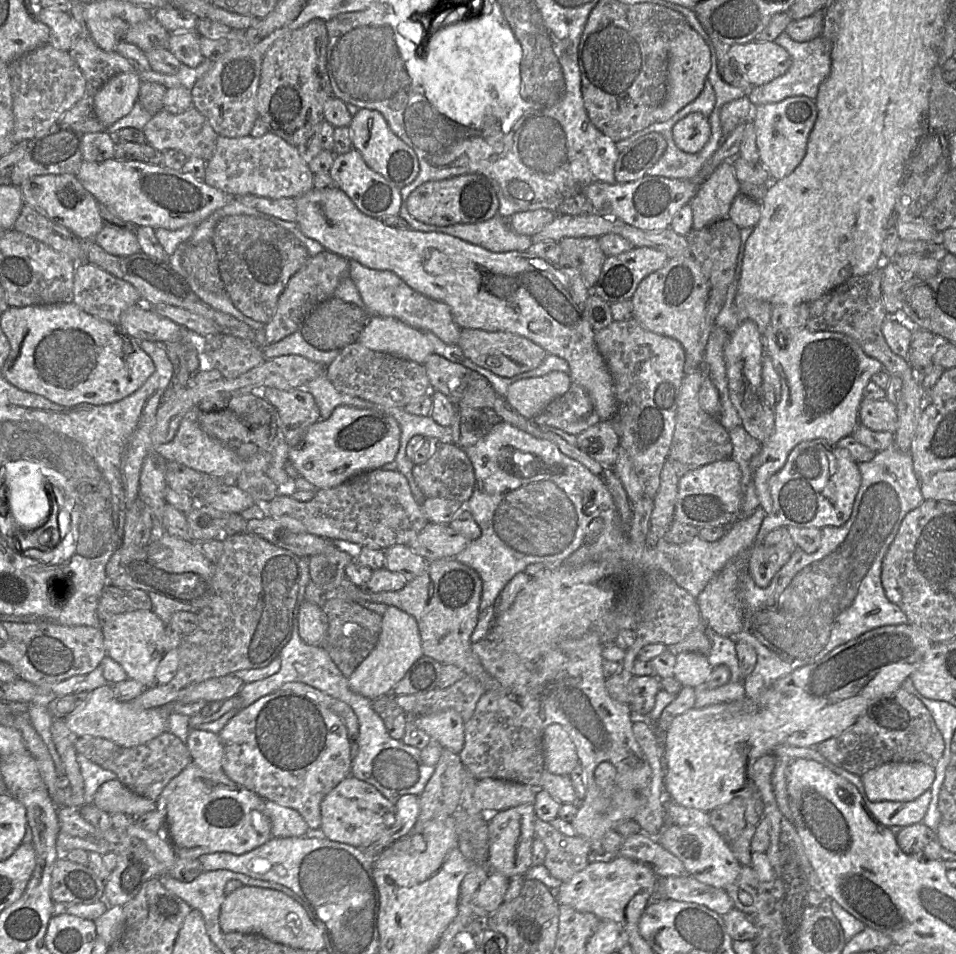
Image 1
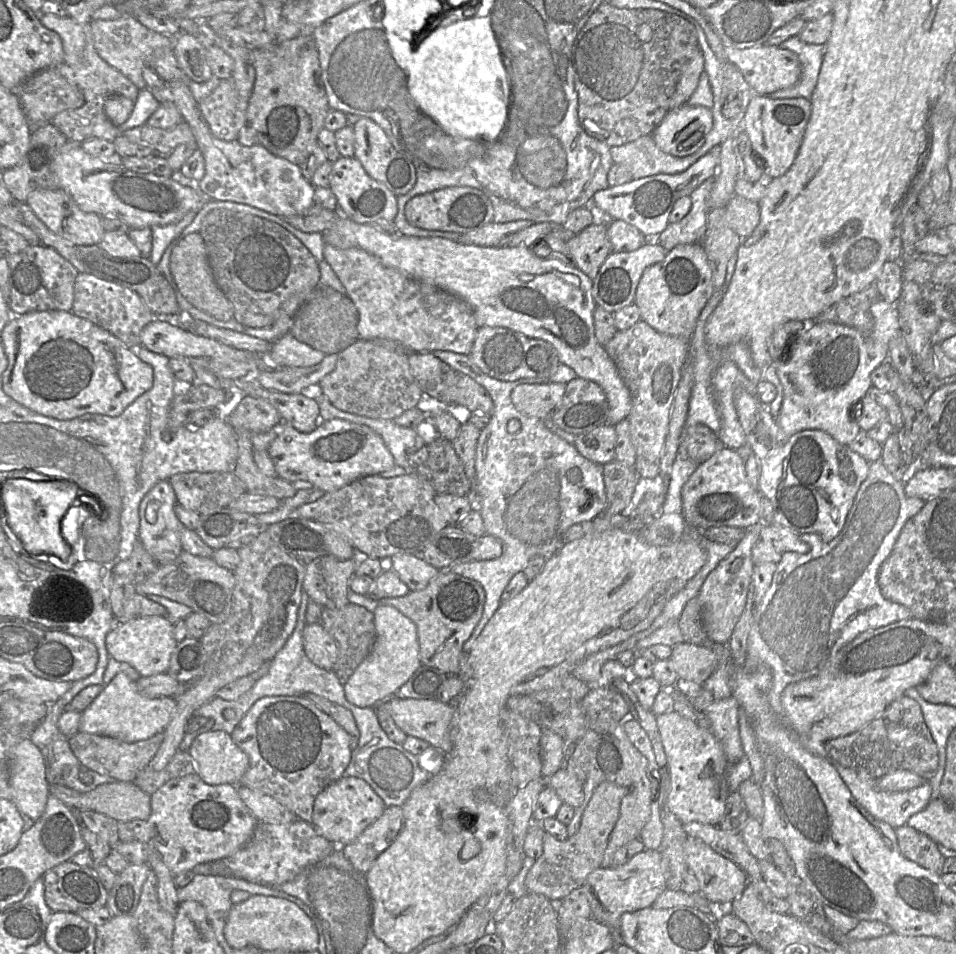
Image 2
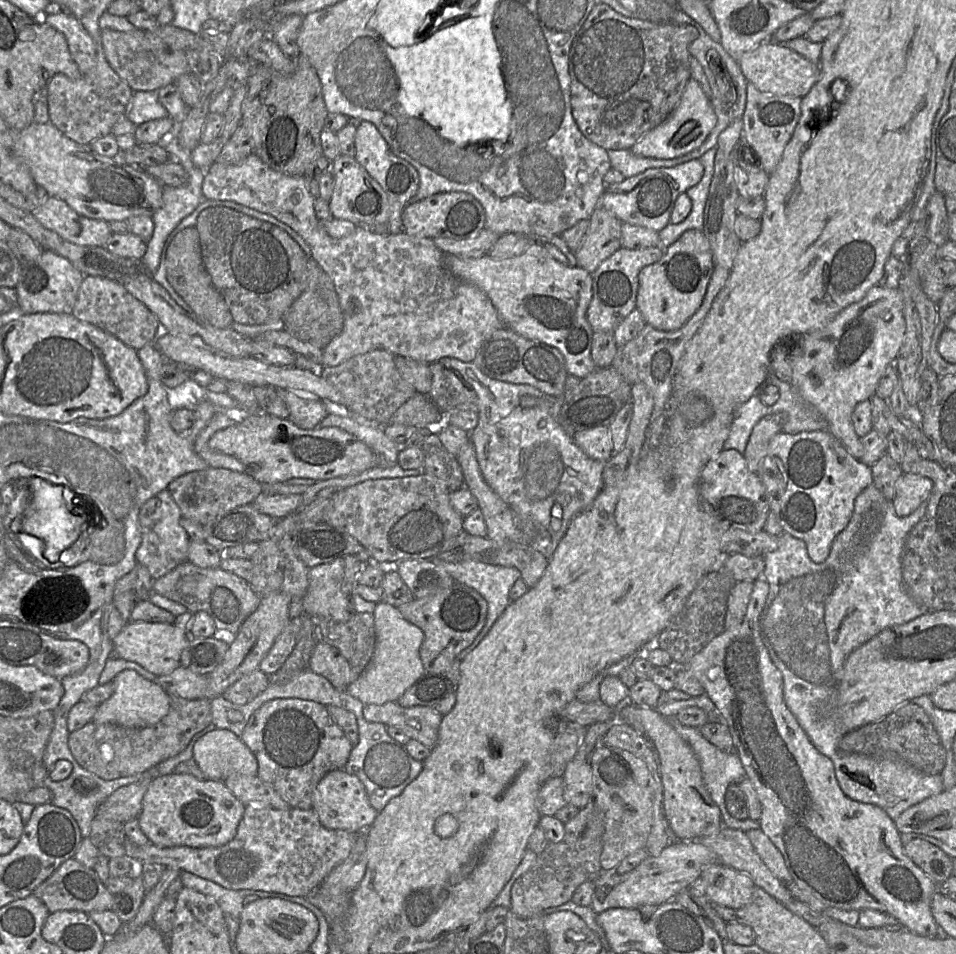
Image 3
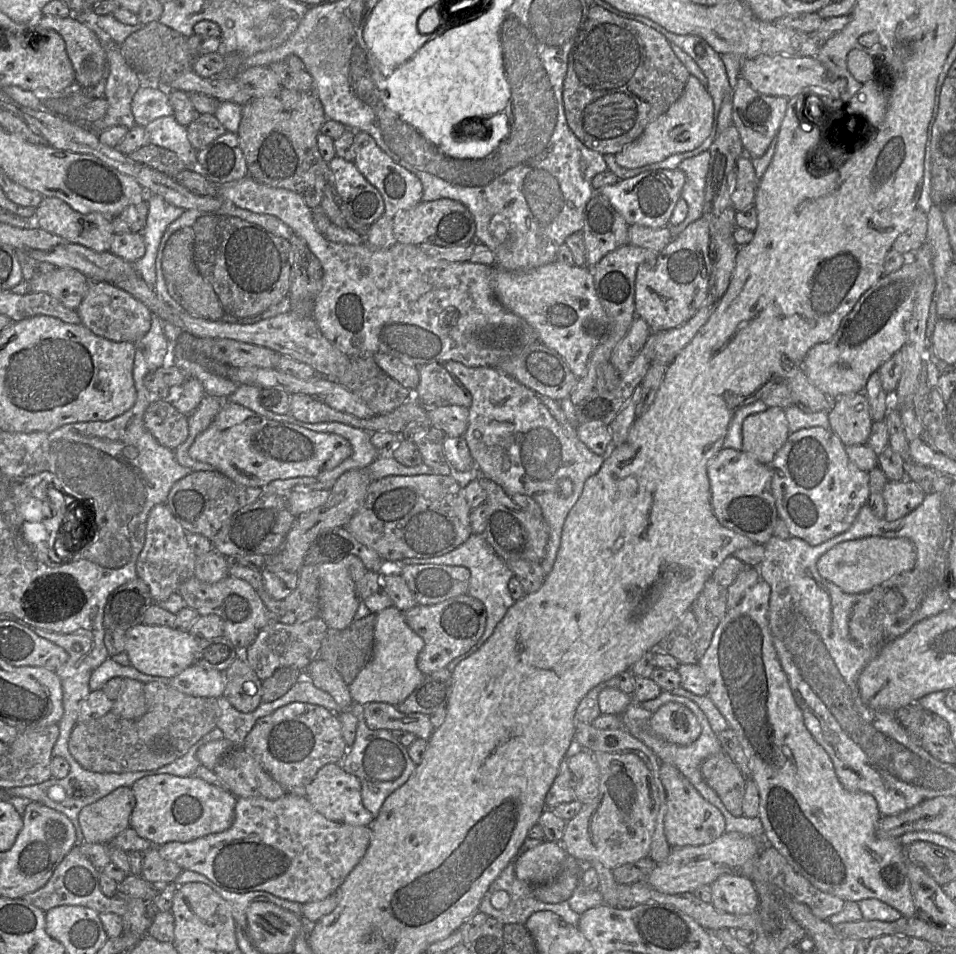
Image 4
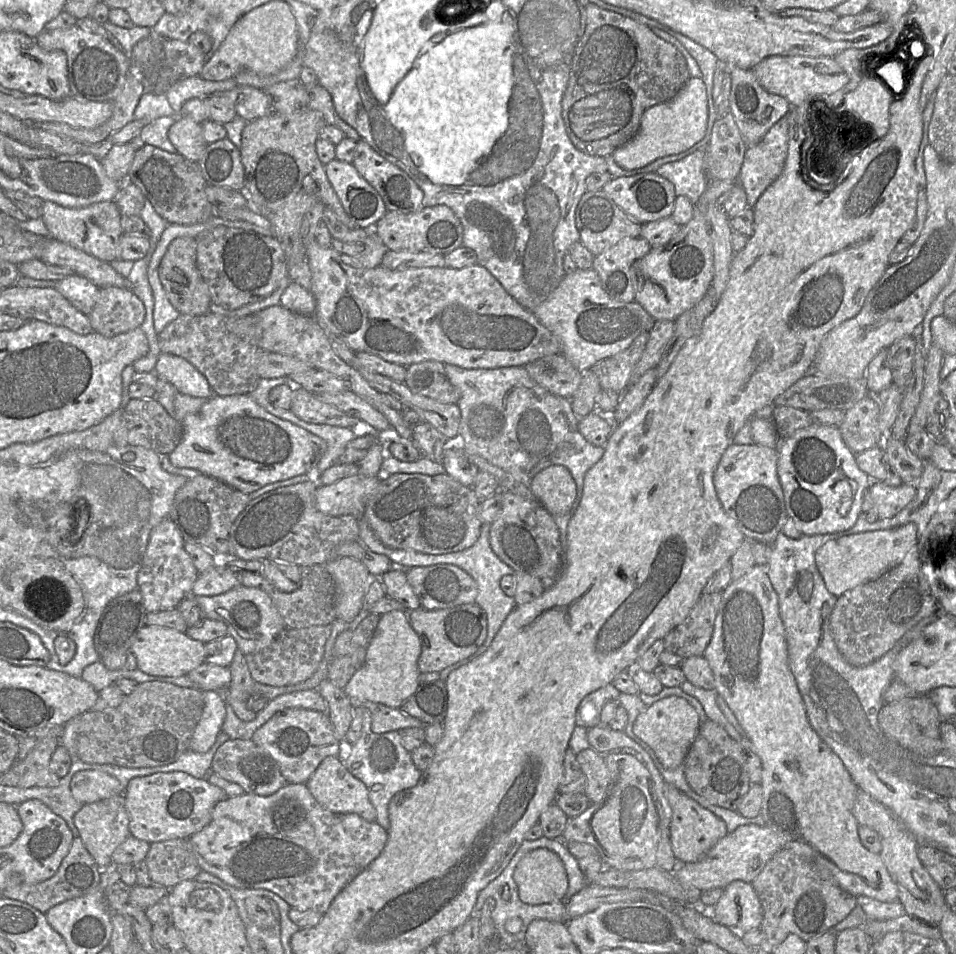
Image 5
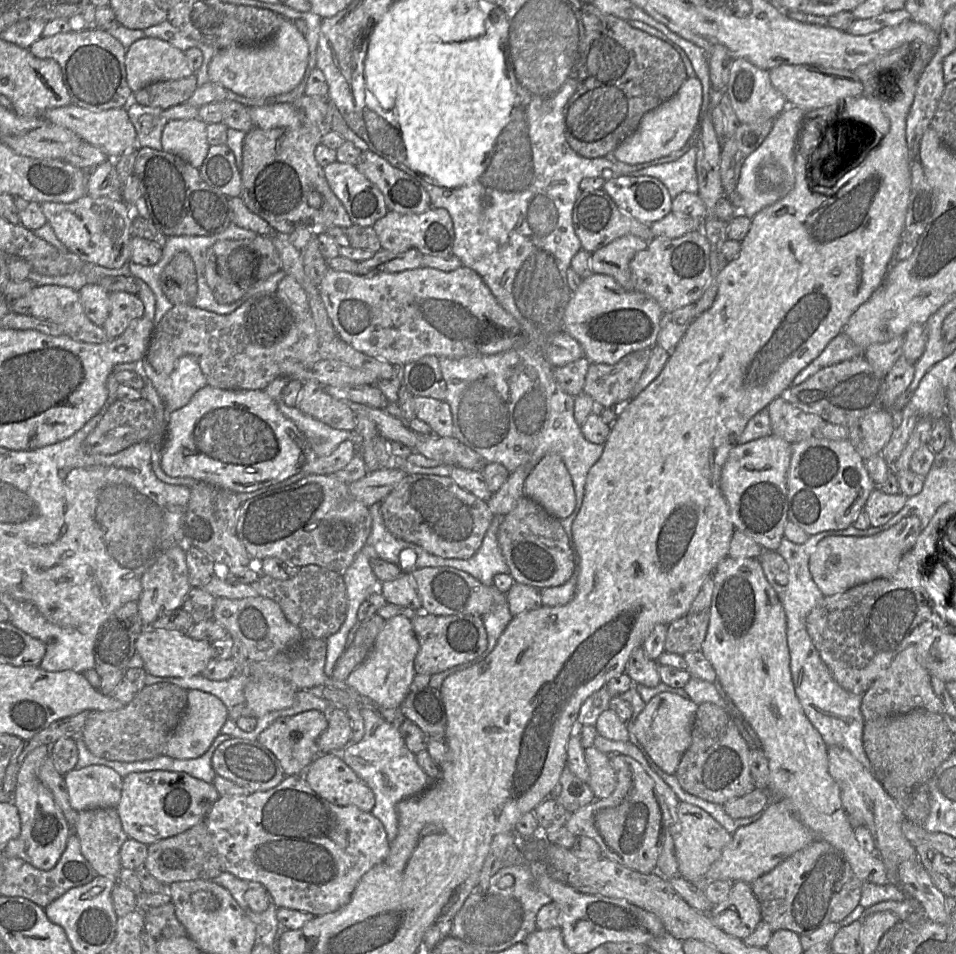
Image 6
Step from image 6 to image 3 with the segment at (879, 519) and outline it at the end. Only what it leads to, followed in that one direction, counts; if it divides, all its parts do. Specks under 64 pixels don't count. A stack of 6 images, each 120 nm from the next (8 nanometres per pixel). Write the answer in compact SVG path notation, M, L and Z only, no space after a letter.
M905 473L895 485L893 505L900 517L913 513L923 502L927 502L933 489L930 478L918 474Z

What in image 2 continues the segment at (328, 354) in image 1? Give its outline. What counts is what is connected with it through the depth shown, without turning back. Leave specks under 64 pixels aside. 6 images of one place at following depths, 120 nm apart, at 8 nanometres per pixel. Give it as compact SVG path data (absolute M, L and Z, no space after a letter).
M287 333L274 341L266 354L268 361L276 367L309 367L320 363L326 355L309 345L299 342Z

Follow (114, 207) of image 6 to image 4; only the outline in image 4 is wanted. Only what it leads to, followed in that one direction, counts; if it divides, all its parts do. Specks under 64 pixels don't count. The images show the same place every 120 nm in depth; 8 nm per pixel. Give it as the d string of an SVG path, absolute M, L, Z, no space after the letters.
M43 196L42 202L36 208L35 218L38 226L43 230L96 252L109 251L113 236L115 235L110 217L99 212L91 212L88 214L80 213L65 201L56 197Z

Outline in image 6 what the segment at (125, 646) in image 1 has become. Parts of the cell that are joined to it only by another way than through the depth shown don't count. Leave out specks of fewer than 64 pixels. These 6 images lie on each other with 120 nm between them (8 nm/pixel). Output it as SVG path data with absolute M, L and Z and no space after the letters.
M145 628L136 640L136 652L144 662L145 671L157 677L191 677L200 675L209 661L212 659L211 644L190 638L187 634L165 629Z

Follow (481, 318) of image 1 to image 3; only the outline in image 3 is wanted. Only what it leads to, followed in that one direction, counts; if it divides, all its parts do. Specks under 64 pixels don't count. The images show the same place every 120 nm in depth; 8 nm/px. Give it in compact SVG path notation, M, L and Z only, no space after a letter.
M533 242L522 254L507 259L494 259L488 254L477 259L446 255L445 265L454 276L475 285L488 296L504 326L529 340L558 349L569 375L582 379L597 369L591 357L594 332L586 316L592 298L592 275L589 272L579 266L561 264L538 242Z

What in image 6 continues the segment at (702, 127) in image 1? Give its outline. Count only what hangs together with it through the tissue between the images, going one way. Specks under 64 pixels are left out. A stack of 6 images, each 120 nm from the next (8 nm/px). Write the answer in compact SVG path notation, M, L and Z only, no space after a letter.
M696 76L688 77L671 98L644 114L635 132L612 152L614 157L626 164L640 164L668 156L681 149L697 126L700 126L701 105L701 83Z

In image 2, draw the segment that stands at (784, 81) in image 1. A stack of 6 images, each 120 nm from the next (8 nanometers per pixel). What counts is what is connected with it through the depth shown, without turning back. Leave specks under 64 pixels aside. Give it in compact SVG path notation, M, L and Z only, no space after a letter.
M792 36L783 41L779 47L797 55L801 65L801 76L795 85L775 91L768 96L773 99L806 98L809 100L818 81L825 45L805 43L798 36Z

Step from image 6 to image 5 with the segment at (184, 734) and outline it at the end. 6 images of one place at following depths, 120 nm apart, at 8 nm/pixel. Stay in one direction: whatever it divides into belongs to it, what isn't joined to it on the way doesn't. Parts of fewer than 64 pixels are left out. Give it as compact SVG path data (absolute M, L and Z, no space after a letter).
M203 691L204 707L189 743L189 749L207 752L216 741L226 716L226 702L219 691Z

